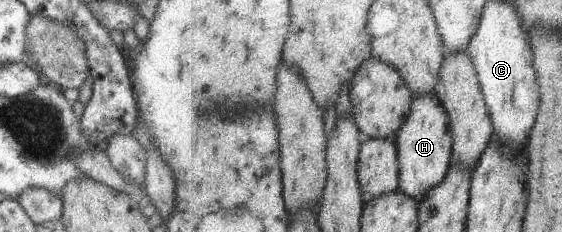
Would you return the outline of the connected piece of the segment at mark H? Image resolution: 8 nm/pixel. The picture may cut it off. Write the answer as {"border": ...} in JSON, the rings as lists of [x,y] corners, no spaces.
{"border":[[[435,93],[415,95],[409,118],[401,127],[396,139],[400,163],[399,190],[418,202],[423,202],[425,195],[433,187],[443,183],[453,163],[453,135],[448,112]]]}

